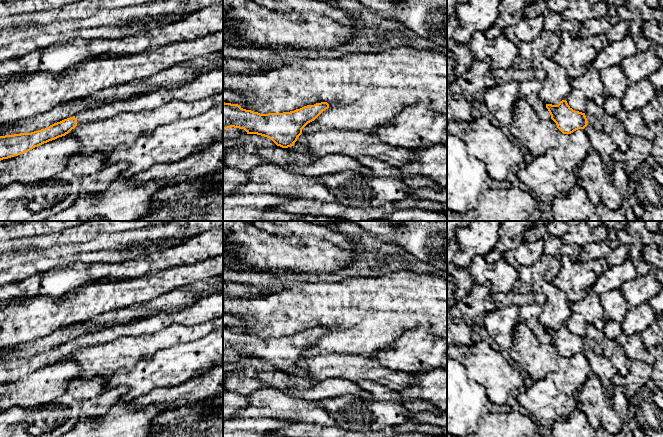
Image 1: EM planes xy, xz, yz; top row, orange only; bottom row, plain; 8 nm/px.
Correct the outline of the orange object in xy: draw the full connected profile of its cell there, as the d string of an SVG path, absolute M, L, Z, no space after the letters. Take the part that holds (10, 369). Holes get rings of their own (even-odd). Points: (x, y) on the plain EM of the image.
M223 291L203 297L180 311L160 313L127 324L112 325L99 331L83 334L45 353L0 360L0 385L24 378L44 367L65 360L77 350L78 346L104 344L122 336L152 334L172 324L198 325L218 317L223 317Z

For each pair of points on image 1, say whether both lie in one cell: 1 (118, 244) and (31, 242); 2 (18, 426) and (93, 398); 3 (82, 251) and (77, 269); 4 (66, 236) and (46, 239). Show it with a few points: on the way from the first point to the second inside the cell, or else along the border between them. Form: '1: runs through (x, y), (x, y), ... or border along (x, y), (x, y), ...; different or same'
1: border along (101, 234), (79, 243), (60, 243), (56, 245); different
2: runs through (37, 415), (62, 414), (74, 404); same
3: border along (103, 261), (73, 261), (69, 263); different
4: runs through (61, 237), (51, 239); same

